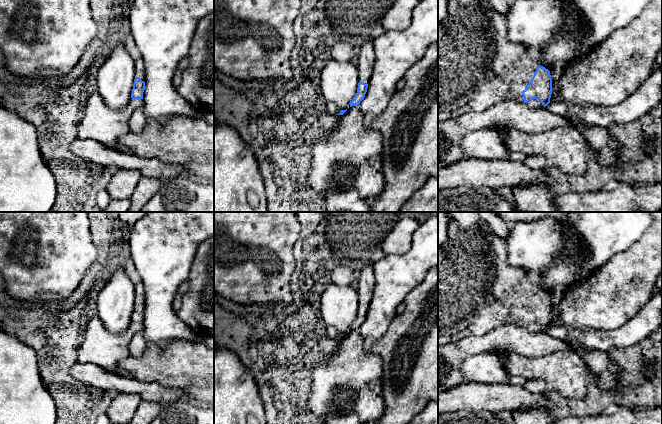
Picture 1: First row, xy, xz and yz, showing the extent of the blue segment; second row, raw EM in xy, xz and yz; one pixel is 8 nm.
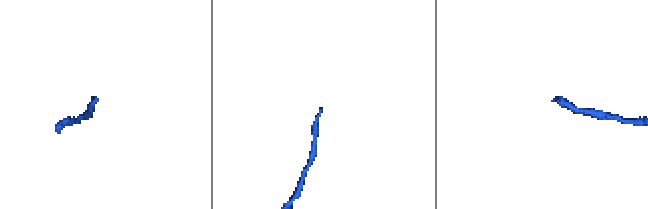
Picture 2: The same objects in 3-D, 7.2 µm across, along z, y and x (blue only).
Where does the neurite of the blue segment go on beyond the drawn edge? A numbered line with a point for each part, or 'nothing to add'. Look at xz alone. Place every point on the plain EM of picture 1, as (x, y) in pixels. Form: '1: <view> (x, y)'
1: xz (365, 284)

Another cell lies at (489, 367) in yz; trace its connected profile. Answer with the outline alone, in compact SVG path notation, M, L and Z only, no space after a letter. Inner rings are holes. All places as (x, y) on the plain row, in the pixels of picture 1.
M491 350L469 356L462 363L463 383L507 384L511 374L506 368L509 356Z

